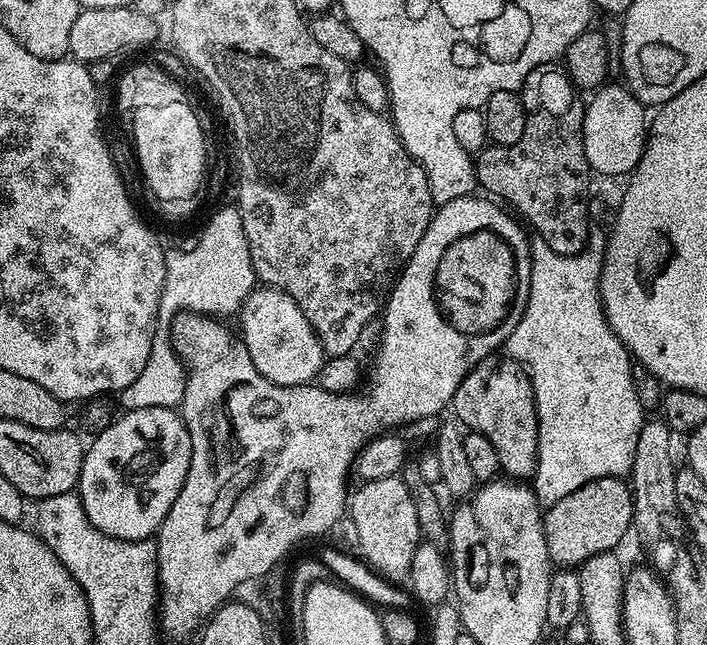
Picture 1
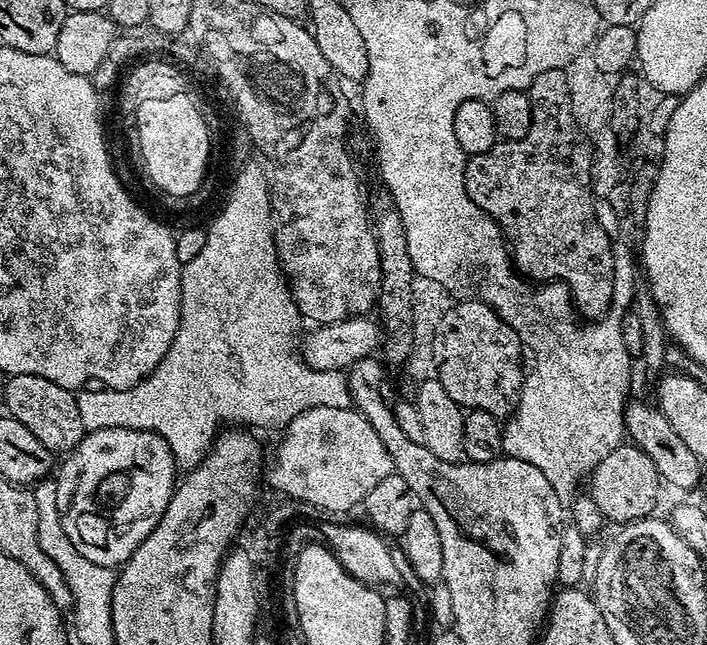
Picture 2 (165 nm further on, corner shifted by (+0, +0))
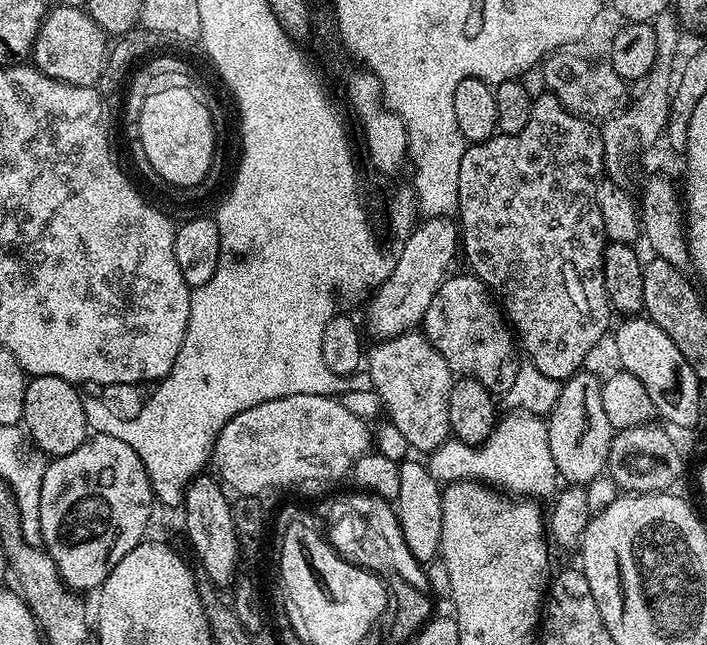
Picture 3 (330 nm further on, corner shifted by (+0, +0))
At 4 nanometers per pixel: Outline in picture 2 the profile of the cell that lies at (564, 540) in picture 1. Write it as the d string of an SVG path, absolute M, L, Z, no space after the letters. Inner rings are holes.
M631 442L618 445L590 473L592 489L590 495L596 508L605 521L617 520L617 525L631 524L634 520L642 520L653 515L656 499L660 496L662 481L654 462L641 448Z

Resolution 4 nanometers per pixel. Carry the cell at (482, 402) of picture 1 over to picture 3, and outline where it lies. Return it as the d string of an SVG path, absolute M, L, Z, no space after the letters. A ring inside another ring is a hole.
M452 274L443 280L425 312L422 331L434 350L438 350L442 358L446 358L457 377L474 378L493 394L503 394L510 390L510 386L514 386L518 344L513 329L488 285L477 276Z

